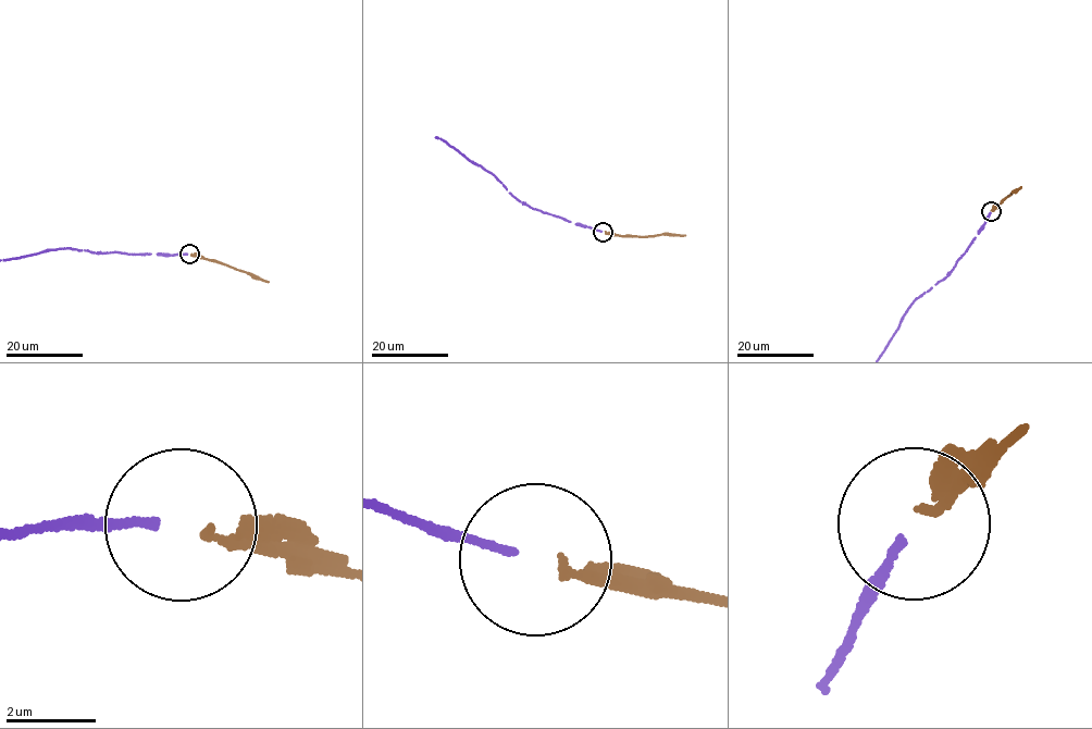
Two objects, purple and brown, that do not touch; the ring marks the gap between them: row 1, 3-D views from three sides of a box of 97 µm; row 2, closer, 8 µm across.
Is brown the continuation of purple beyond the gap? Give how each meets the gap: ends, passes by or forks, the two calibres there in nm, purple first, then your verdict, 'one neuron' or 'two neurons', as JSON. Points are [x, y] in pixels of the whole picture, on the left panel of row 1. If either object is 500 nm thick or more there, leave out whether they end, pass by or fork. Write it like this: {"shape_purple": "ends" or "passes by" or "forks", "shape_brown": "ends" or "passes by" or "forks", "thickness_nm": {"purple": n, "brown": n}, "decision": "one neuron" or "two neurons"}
{"shape_purple": "ends", "shape_brown": "ends", "thickness_nm": {"purple": 170, "brown": 240}, "decision": "one neuron"}

